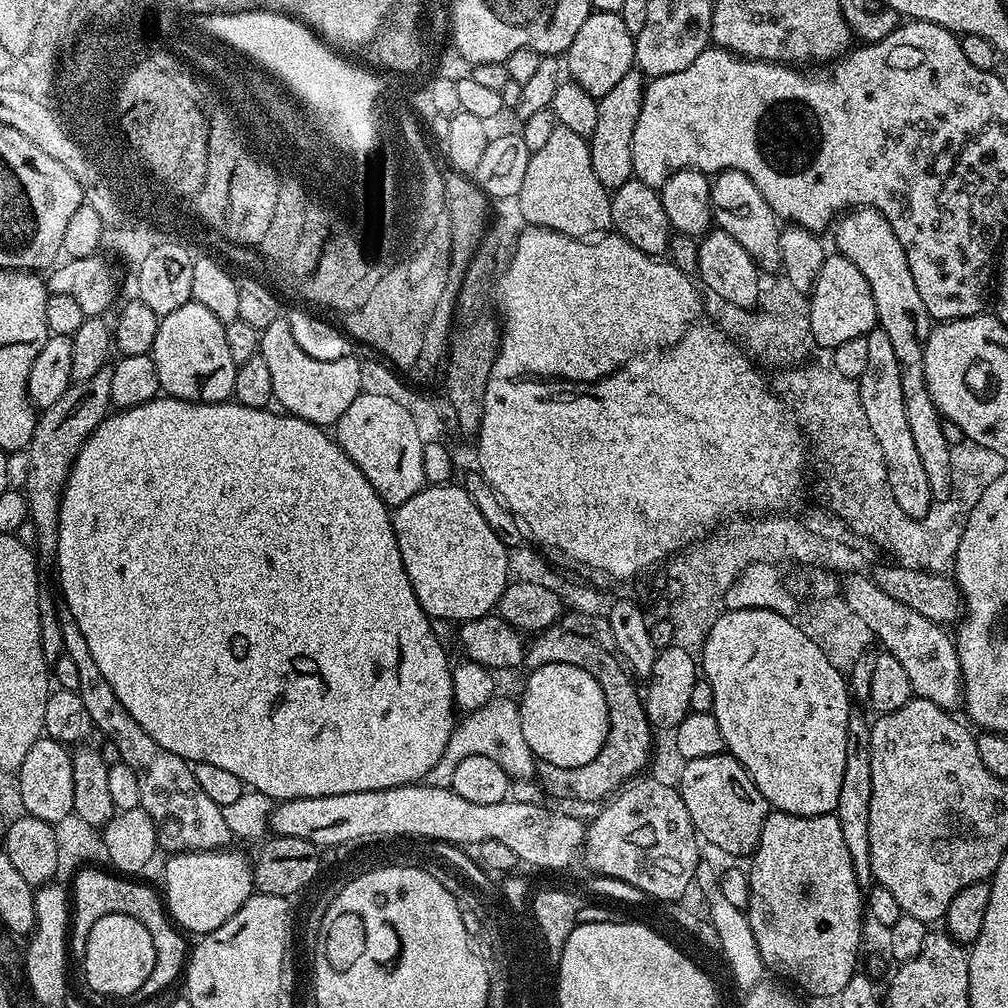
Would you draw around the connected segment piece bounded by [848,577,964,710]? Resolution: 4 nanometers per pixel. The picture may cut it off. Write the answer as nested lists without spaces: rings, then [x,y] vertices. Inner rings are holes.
[[[860,577],[849,580],[848,600],[851,601],[852,608],[864,618],[873,637],[884,643],[883,651],[902,662],[913,693],[919,699],[929,700],[938,707],[949,710],[961,703],[964,680],[960,676],[956,641],[949,633],[948,636],[944,633],[947,631],[941,625],[930,622],[930,618],[922,618],[918,610],[910,610],[910,606],[890,598],[890,594],[886,594],[886,590],[882,590],[877,584],[868,584]]]

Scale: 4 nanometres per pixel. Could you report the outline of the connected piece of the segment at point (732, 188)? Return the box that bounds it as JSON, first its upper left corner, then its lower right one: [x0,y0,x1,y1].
[710,170,782,269]

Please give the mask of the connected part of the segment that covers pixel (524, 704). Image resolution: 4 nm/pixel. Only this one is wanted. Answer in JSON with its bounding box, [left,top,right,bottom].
[518,662,608,767]

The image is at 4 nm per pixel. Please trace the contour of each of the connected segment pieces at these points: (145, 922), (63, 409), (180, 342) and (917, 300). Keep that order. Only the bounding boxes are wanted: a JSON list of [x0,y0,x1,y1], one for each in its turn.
[[70,866,190,996],[22,366,113,558],[150,299,238,404],[835,208,953,498]]

